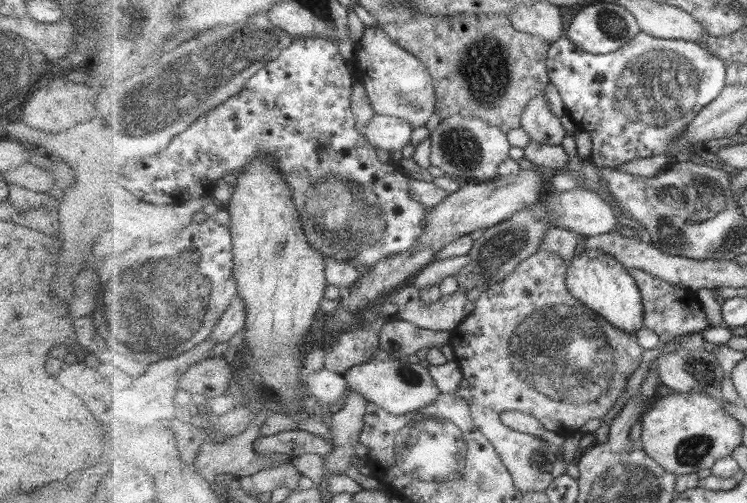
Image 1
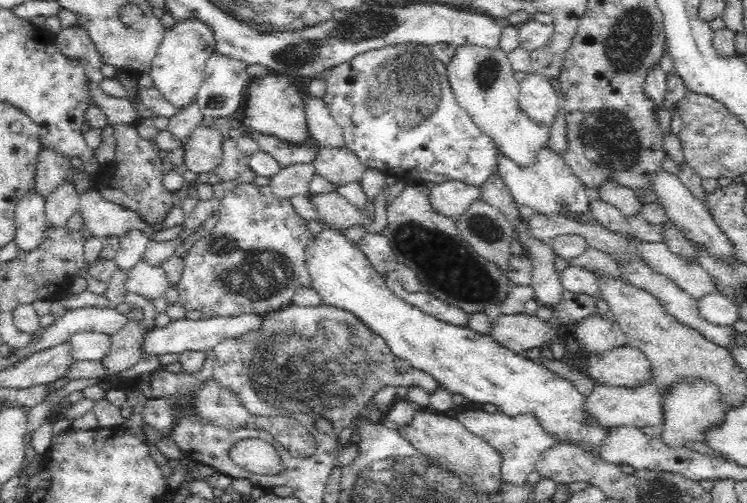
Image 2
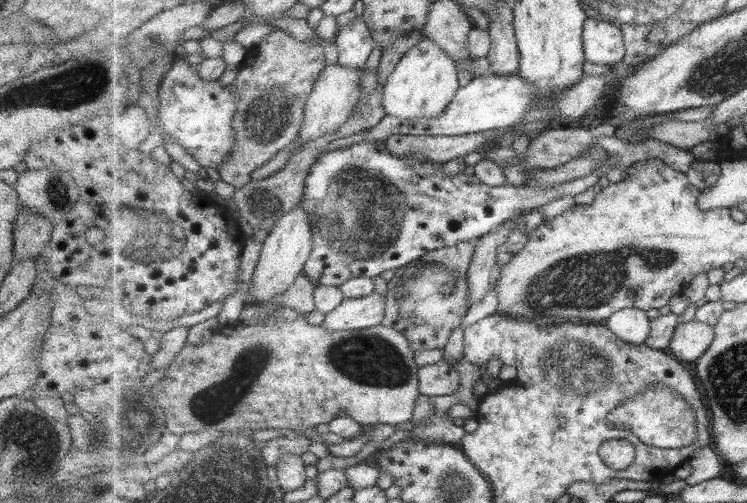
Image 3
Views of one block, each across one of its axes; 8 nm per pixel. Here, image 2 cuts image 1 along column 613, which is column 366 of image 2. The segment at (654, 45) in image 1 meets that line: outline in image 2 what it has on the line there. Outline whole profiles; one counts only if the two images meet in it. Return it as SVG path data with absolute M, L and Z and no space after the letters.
M410 43L392 45L378 48L378 50L363 52L362 54L351 58L348 62L329 69L329 75L325 80L326 88L322 99L325 102L326 107L328 107L330 114L333 116L333 119L341 128L346 147L356 154L358 160L366 168L376 168L383 171L386 177L393 176L395 174L398 176L398 172L400 171L402 172L402 174L400 174L400 178L402 178L404 174L408 174L412 182L416 182L416 180L423 183L435 182L437 185L449 180L459 180L470 186L478 187L479 189L485 187L485 184L488 181L495 179L497 172L496 152L498 148L495 146L494 141L489 136L486 136L486 134L481 131L481 128L478 128L478 125L474 124L470 115L458 106L456 99L454 98L454 93L452 93L452 89L450 88L450 83L447 79L446 65L432 58L432 56L430 56L430 52L428 52L428 47L424 48L422 45Z

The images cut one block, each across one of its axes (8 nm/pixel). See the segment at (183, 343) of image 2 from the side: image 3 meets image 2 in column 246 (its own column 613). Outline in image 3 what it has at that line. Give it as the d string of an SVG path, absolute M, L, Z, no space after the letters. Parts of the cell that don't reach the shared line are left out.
M623 309L615 312L605 324L621 340L642 344L649 339L652 331L652 320L647 318L647 312L641 309Z

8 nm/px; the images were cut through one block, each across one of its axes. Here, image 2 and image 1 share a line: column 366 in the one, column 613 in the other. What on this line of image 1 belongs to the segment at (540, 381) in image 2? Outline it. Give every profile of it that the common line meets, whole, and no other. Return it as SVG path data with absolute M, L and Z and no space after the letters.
M585 250L569 264L568 289L573 296L608 320L615 328L625 330L625 333L637 333L644 326L646 308L639 285L631 277L630 271L603 251Z

